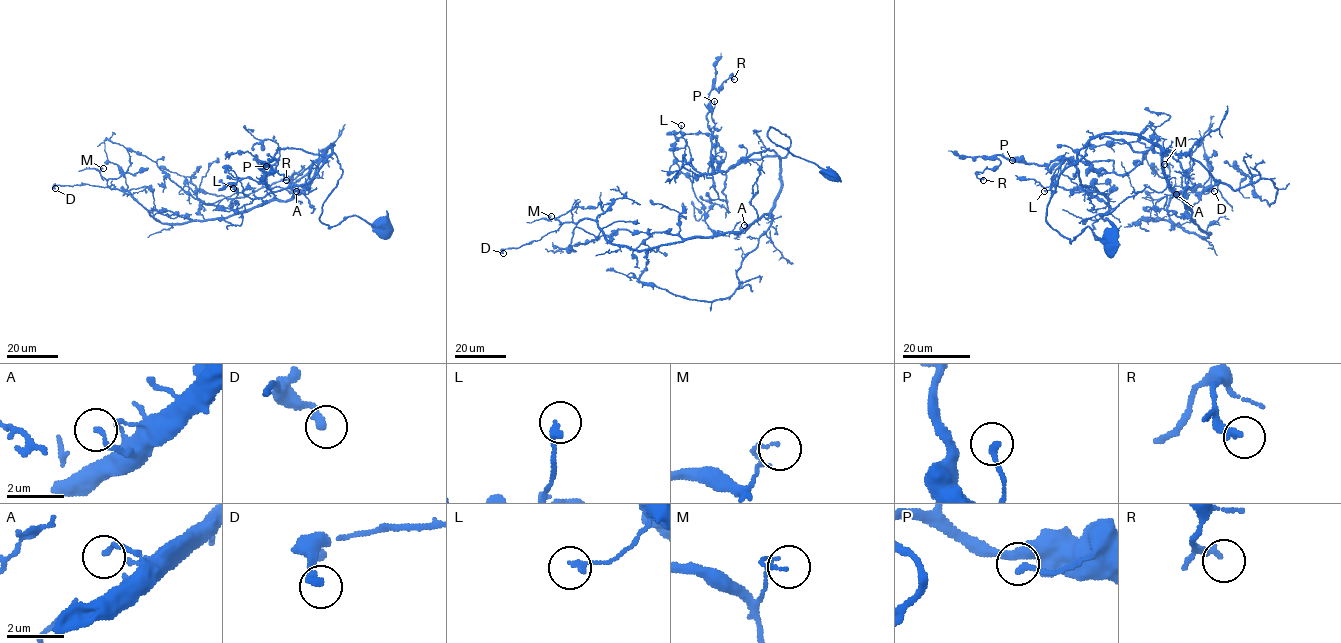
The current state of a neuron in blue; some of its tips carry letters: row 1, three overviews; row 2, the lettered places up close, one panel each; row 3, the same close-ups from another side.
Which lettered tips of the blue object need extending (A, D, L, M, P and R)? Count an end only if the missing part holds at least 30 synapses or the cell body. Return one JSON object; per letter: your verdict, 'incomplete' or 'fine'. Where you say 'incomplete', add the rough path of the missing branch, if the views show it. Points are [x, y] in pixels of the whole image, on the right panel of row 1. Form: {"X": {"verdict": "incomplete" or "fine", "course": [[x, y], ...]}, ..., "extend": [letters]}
{"A": {"verdict": "fine"}, "D": {"verdict": "fine"}, "L": {"verdict": "fine"}, "M": {"verdict": "fine"}, "P": {"verdict": "fine"}, "R": {"verdict": "fine"}, "extend": []}

